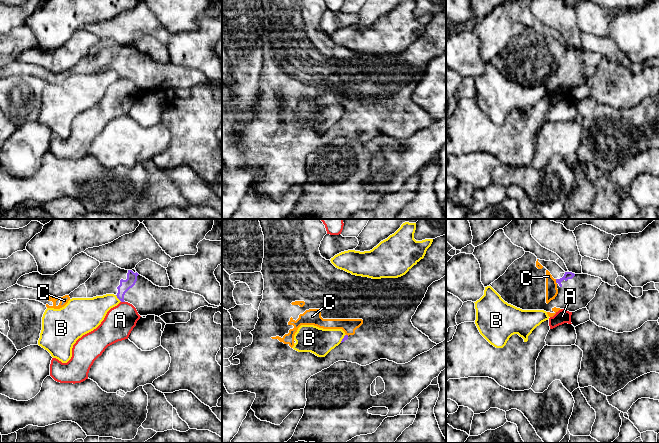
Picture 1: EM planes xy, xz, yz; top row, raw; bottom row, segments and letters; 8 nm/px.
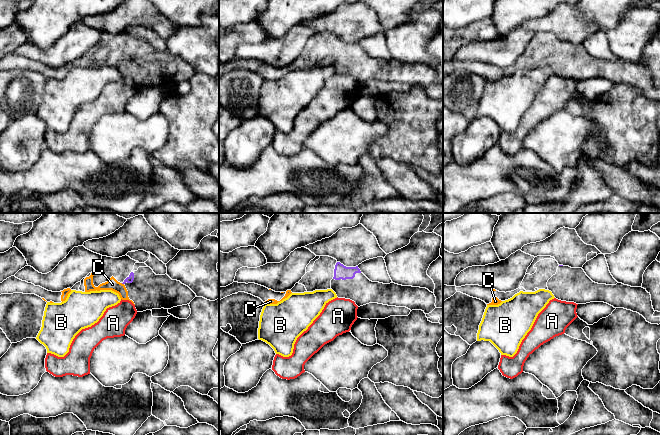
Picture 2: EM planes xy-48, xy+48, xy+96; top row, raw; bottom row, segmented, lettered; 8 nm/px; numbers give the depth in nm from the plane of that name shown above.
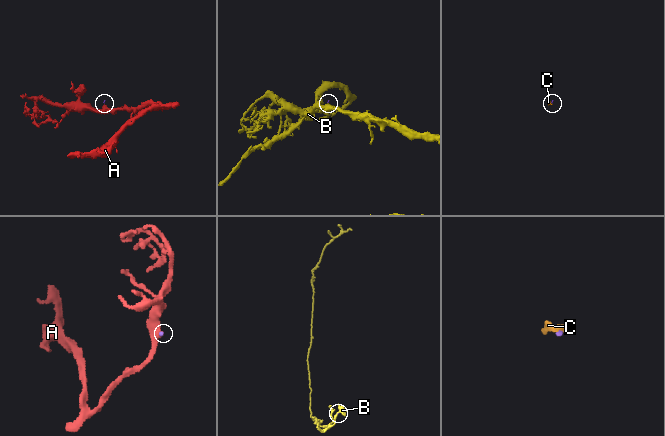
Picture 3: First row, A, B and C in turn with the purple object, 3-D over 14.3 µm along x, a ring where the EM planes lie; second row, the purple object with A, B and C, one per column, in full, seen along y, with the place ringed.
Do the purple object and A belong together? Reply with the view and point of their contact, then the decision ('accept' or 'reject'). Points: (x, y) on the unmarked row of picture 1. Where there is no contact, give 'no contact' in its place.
contact xy (123, 77); reject

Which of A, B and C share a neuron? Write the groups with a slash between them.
A / B / C

